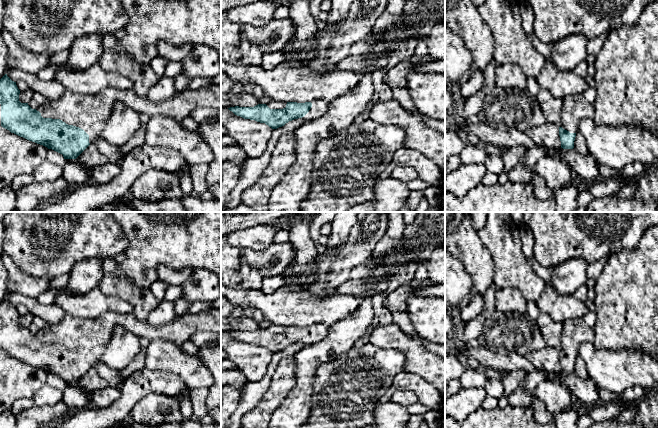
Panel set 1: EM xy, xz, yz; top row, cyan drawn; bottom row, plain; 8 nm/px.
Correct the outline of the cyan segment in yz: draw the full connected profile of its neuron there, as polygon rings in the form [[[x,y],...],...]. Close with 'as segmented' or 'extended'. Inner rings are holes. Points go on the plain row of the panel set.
[[[572,318],[563,323],[559,348],[561,372],[574,372],[579,347],[585,342],[593,342],[594,338],[594,328],[589,327],[583,318]]]; extended

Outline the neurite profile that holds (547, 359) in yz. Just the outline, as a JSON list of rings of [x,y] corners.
[[[545,346],[542,349],[528,353],[525,358],[536,369],[549,373],[560,373],[559,349]]]

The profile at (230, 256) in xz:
[[[226,236],[221,237],[221,284],[227,287],[240,287],[240,261],[239,247],[232,246]]]

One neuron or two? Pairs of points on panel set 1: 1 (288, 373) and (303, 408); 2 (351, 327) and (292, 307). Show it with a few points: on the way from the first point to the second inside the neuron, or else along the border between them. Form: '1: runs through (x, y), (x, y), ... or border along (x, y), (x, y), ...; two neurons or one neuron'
1: border along (294, 363), (295, 386), (279, 405); two neurons
2: border along (356, 309), (329, 327); two neurons

